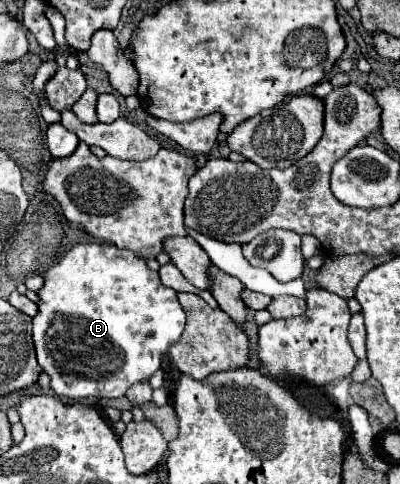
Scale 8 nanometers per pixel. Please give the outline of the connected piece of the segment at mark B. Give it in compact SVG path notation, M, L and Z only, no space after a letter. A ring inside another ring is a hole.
M78 243L58 265L44 275L44 287L38 291L38 315L34 317L34 347L40 367L50 375L52 391L70 399L116 399L128 387L148 381L160 369L168 347L180 339L186 313L176 299L176 291L164 287L158 273L146 267L144 259L114 245Z

